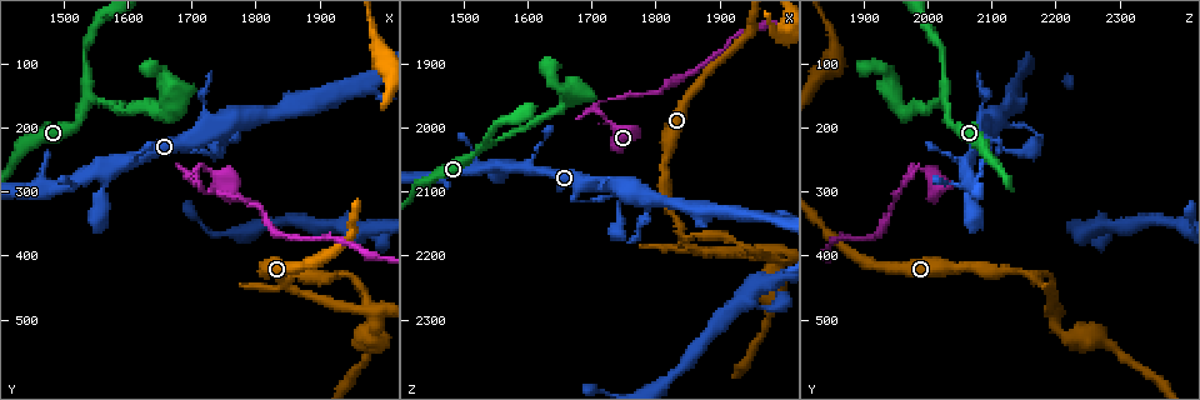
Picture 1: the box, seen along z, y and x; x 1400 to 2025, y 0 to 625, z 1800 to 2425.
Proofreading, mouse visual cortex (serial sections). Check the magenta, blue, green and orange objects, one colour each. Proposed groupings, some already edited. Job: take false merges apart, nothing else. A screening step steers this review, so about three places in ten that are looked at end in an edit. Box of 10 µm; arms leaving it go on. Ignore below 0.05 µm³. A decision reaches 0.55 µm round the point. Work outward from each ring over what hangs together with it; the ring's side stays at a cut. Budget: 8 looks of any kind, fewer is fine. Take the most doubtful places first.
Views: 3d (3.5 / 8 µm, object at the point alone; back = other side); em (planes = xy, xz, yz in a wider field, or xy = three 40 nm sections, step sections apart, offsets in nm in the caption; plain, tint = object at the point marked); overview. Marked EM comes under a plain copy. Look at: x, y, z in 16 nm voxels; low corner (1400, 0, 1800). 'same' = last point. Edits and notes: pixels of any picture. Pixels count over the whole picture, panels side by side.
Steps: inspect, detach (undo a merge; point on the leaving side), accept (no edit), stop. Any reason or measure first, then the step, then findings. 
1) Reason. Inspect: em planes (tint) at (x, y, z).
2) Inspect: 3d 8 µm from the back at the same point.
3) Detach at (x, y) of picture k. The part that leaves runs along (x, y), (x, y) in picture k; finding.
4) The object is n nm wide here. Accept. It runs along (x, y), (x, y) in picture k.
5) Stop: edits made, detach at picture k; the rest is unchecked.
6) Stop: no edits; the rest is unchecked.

Abrupt turn. Inspect: 3d 8 µm at (1710, 265, 1970).

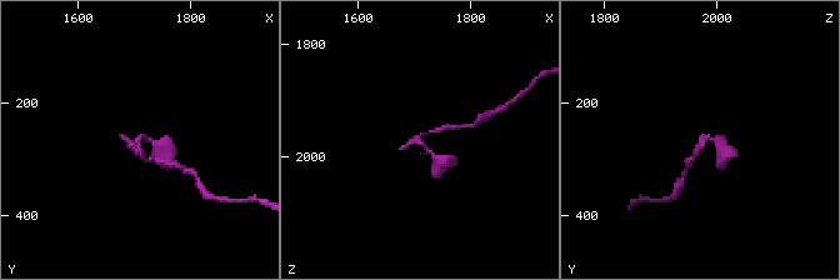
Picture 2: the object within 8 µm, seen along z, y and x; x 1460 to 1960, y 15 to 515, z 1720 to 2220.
Inspect: 3d 3.5 µm at the same point.

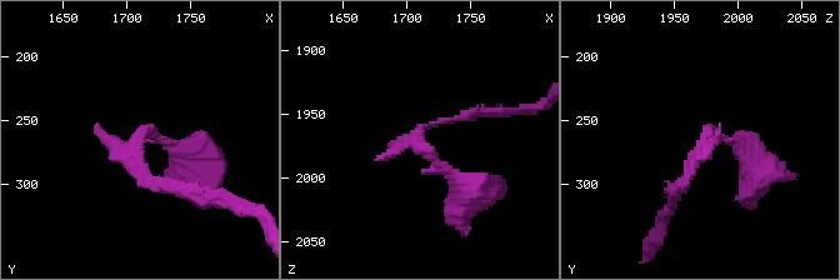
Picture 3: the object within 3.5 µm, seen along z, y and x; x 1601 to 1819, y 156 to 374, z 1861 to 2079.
Detach at (473, 113) of picture 3. The part that leaves runs along (136, 171), (244, 209) in picture 3; two cells meet here.

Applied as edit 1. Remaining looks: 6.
A fork. Inspect: 3d 8 µm at (1530, 170, 2025).

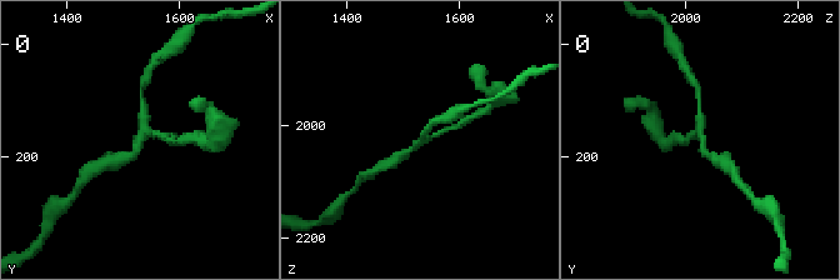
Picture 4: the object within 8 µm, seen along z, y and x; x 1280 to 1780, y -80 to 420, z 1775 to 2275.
Closer look. Inspect: 3d 3.5 µm at the same point.

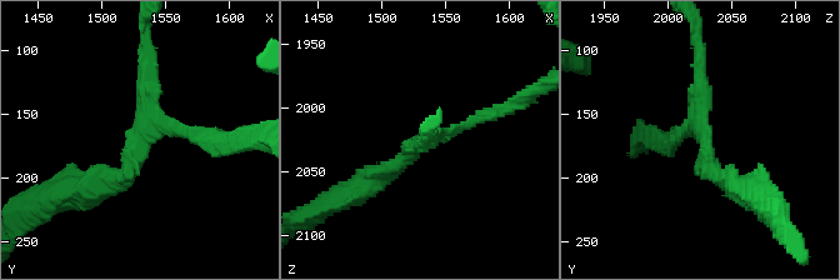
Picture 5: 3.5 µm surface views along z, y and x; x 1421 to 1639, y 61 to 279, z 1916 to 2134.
3 arms meet here; the arms are 150, 200, 250 nm wide. Inspect: em xy step 3 (tint) at (1534, 170, 2030).

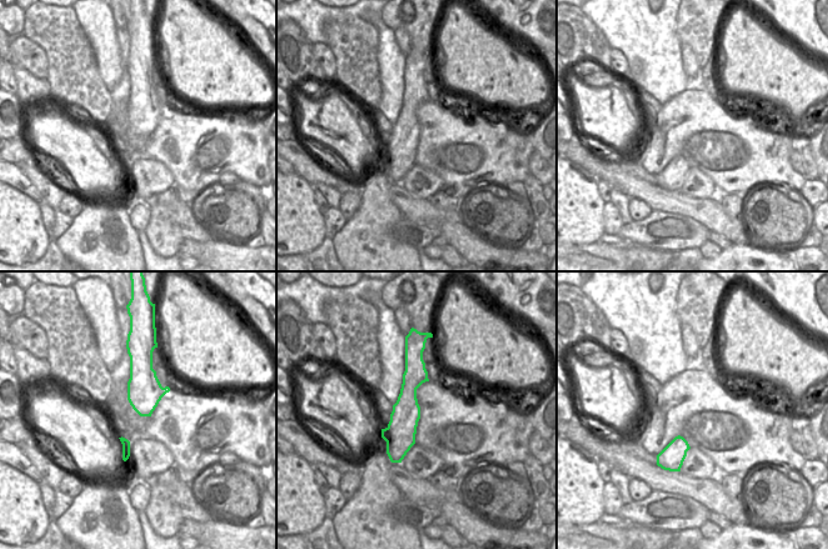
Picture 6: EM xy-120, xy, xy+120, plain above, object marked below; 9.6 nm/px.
Accept. It runs along (409, 358), (407, 412), (394, 459) in picture 6; all the same cell.

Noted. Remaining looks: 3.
Stop: edits made, detach at picture 3; the rest is unchecked.

